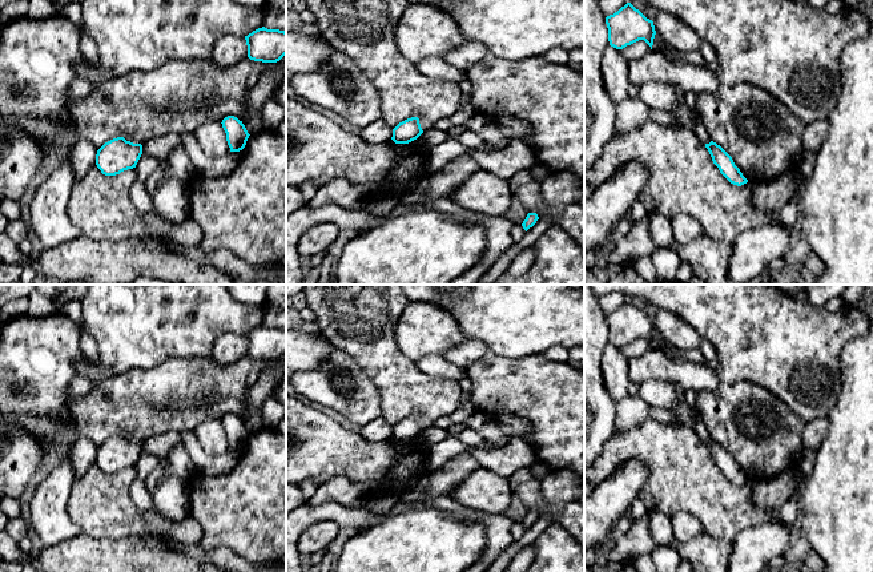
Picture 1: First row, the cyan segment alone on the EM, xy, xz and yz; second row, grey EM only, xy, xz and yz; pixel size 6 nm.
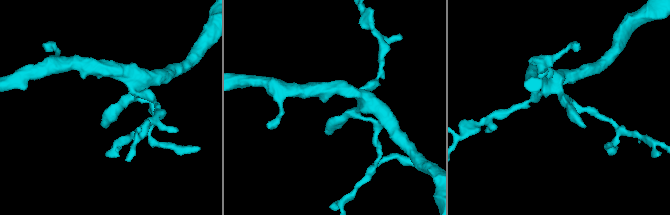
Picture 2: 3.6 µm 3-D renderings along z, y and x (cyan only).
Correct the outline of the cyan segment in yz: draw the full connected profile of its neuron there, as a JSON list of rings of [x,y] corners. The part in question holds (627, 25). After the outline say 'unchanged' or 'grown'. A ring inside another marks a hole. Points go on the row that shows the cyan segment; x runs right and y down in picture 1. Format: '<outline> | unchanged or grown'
[[[631,3],[607,16],[606,24],[611,47],[623,49],[639,40],[644,40],[652,49],[656,35],[653,21],[647,19]]] | unchanged

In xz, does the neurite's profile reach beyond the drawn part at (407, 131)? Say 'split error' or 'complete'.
complete

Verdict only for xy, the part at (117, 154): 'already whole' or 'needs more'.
already whole

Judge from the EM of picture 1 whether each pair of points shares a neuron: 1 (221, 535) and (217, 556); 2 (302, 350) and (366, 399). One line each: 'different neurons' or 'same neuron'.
1: different neurons
2: different neurons

